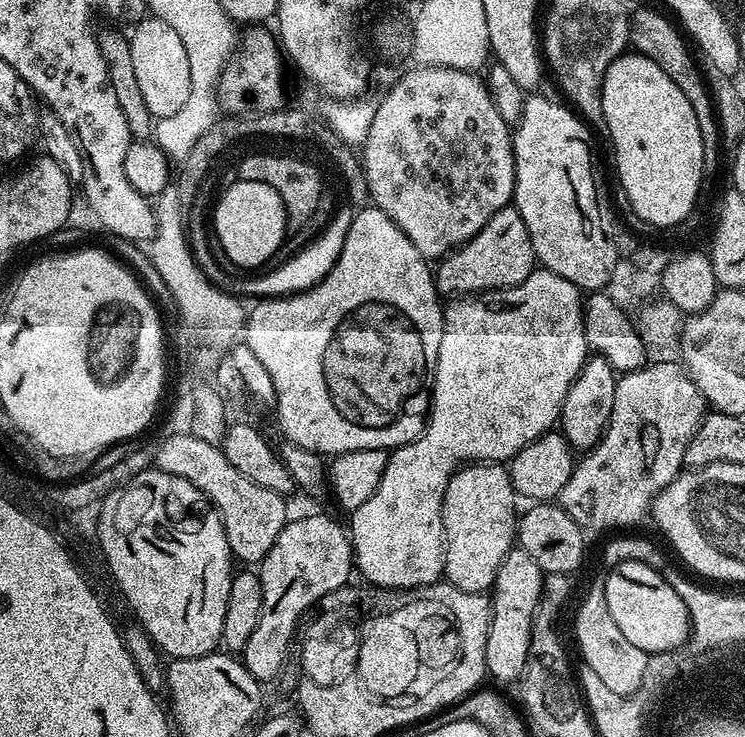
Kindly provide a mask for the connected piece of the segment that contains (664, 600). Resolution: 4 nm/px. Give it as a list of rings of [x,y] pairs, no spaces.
[[[624,560],[603,577],[606,601],[615,624],[627,641],[647,654],[683,649],[690,640],[689,616],[686,603],[675,593],[674,586],[650,566],[637,560]]]

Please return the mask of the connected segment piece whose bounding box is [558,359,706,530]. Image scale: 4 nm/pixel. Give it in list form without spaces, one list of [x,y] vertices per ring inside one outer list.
[[[675,359],[660,360],[657,364],[652,362],[645,363],[644,367],[634,370],[633,372],[625,372],[616,381],[616,389],[614,390],[614,410],[610,410],[610,418],[608,419],[608,429],[604,431],[604,436],[600,439],[599,444],[591,449],[587,454],[579,457],[578,463],[573,467],[570,474],[570,482],[566,482],[566,486],[562,486],[558,503],[560,507],[566,510],[566,514],[570,514],[570,518],[574,518],[574,522],[585,530],[591,528],[620,528],[616,530],[628,530],[631,524],[639,522],[643,516],[649,515],[652,502],[657,494],[667,486],[676,476],[679,476],[685,467],[684,455],[686,454],[686,446],[690,442],[690,438],[694,438],[694,434],[698,430],[698,426],[706,415],[706,401],[703,394],[698,390],[698,386],[694,386],[694,382],[684,371],[683,367]]]

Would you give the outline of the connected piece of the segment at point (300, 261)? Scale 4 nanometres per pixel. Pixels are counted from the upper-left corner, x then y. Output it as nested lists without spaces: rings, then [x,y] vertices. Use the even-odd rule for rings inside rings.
[[[209,172],[205,175],[202,182],[199,183],[198,190],[195,191],[194,202],[191,203],[186,214],[186,232],[192,253],[195,256],[195,261],[198,262],[198,266],[212,284],[236,296],[246,294],[248,296],[256,296],[255,298],[272,298],[295,294],[299,291],[307,291],[309,288],[319,284],[325,276],[328,276],[329,270],[335,266],[337,258],[341,256],[342,246],[345,245],[346,234],[349,233],[350,222],[353,221],[354,216],[348,216],[348,212],[342,212],[336,224],[323,229],[318,236],[306,244],[307,247],[304,250],[272,272],[254,279],[242,278],[235,281],[226,271],[222,270],[208,242],[208,236],[210,240],[210,226],[209,223],[207,226],[206,218],[208,216],[209,219],[210,211],[214,204],[214,197],[219,189],[219,186],[217,186],[218,182],[215,178],[215,173]]]

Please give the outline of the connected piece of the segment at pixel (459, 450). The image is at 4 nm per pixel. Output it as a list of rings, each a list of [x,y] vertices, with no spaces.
[[[534,270],[518,286],[499,288],[493,292],[477,292],[456,298],[452,305],[444,308],[444,329],[438,346],[438,362],[436,363],[436,380],[432,383],[432,407],[428,413],[424,431],[417,440],[404,444],[389,455],[386,470],[382,474],[382,482],[378,482],[378,490],[362,502],[362,506],[351,513],[350,539],[354,568],[363,579],[380,584],[417,584],[431,580],[436,583],[444,576],[444,527],[440,521],[442,498],[446,494],[446,486],[456,472],[458,462],[508,462],[519,454],[530,442],[534,442],[545,432],[557,427],[562,410],[562,402],[566,402],[566,394],[570,386],[578,378],[585,360],[590,355],[588,339],[584,333],[584,296],[582,289],[574,286],[574,282],[566,282],[558,274],[547,270]]]

